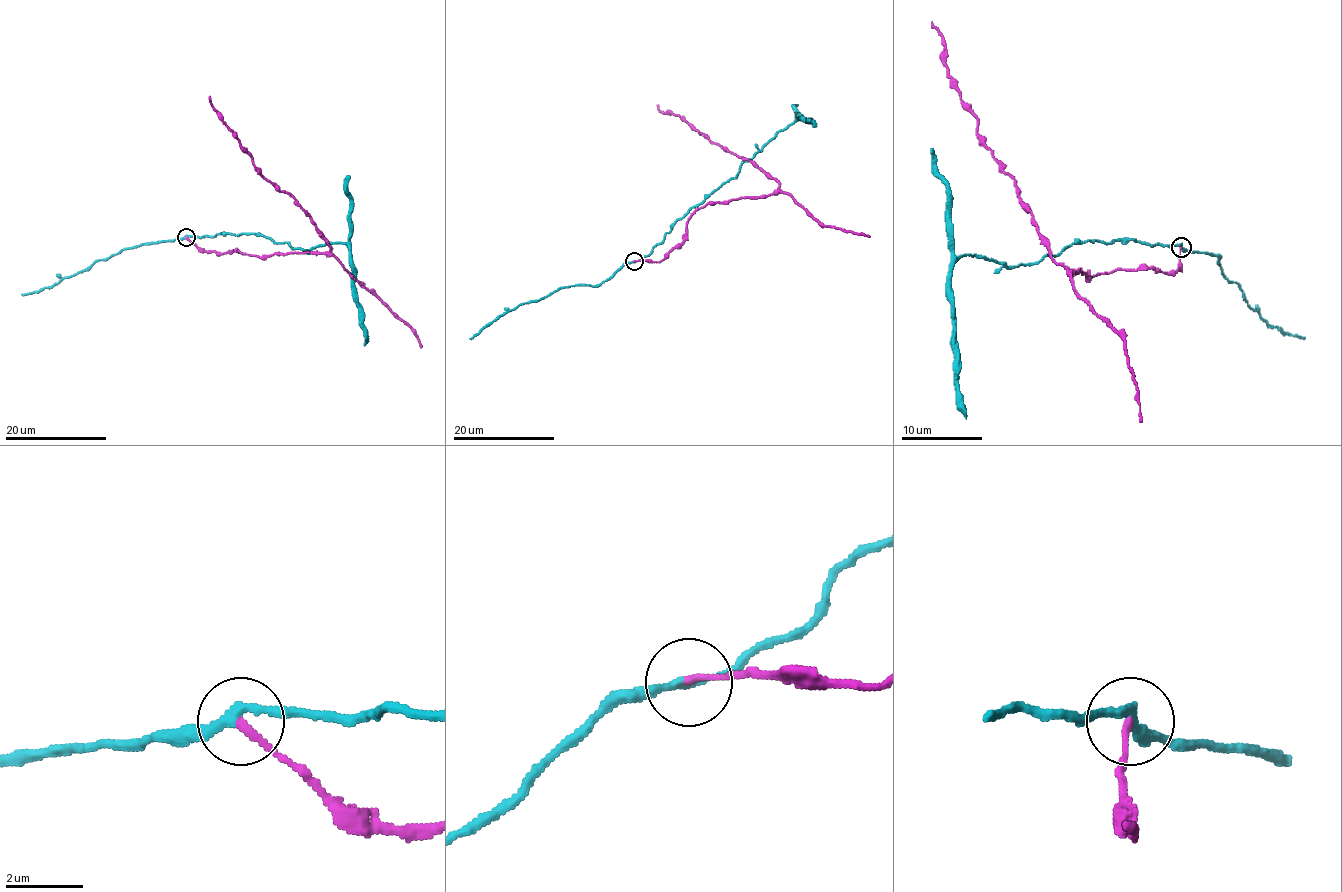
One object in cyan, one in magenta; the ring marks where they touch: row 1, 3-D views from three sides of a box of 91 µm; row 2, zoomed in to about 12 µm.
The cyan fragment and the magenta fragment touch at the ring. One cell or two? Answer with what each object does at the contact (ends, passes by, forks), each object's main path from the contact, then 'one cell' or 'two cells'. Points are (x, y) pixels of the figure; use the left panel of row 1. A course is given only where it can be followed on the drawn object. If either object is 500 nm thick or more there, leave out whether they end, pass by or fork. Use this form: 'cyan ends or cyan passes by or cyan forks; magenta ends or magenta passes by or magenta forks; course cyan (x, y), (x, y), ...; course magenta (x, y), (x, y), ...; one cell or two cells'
cyan passes by; magenta ends; course cyan (185, 238), (261, 234), (303, 249), (344, 243), (351, 253), (353, 299), (364, 345); course magenta (186, 238), (200, 249), (223, 254), (260, 257), (330, 249), (311, 217), (255, 166), (209, 96); two cells

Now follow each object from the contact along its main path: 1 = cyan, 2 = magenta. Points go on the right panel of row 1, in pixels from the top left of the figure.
1: (1180, 247), (1116, 239), (1078, 241), (1056, 255), (1018, 265), (961, 255), (951, 271), (955, 390), (965, 418)
2: (1180, 247), (1182, 269), (1164, 273), (1090, 277), (1060, 265), (977, 133), (931, 22)

